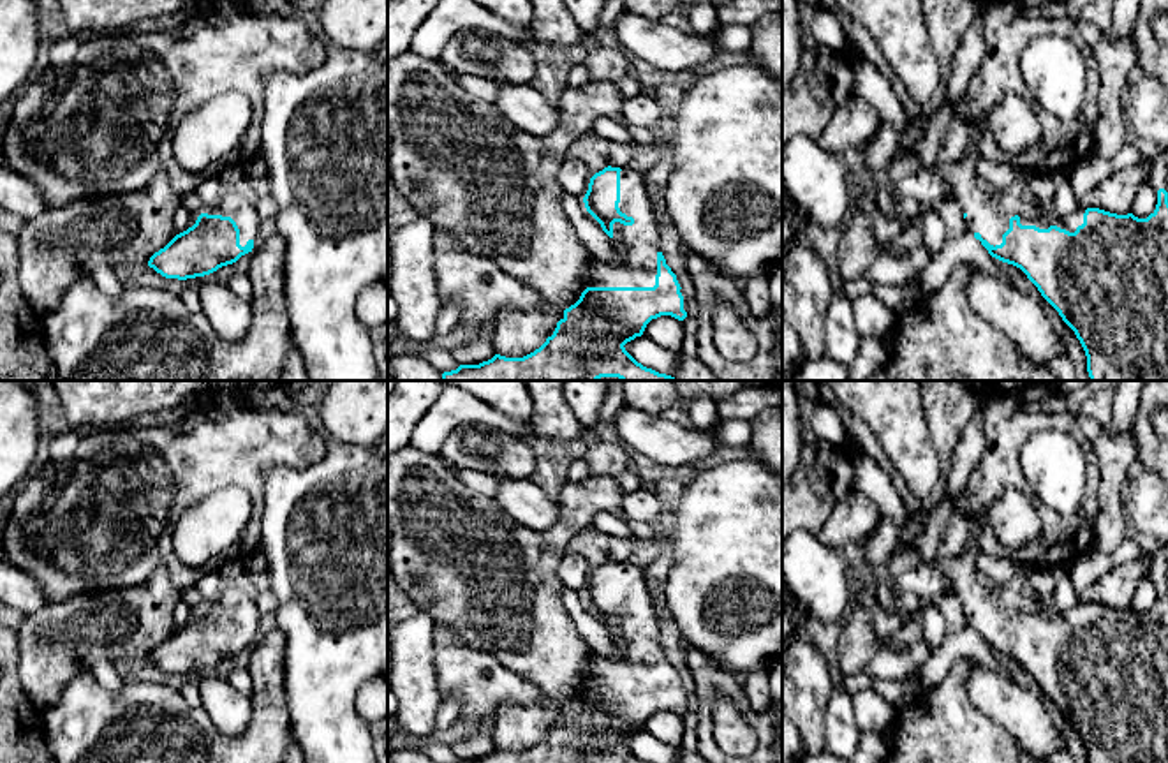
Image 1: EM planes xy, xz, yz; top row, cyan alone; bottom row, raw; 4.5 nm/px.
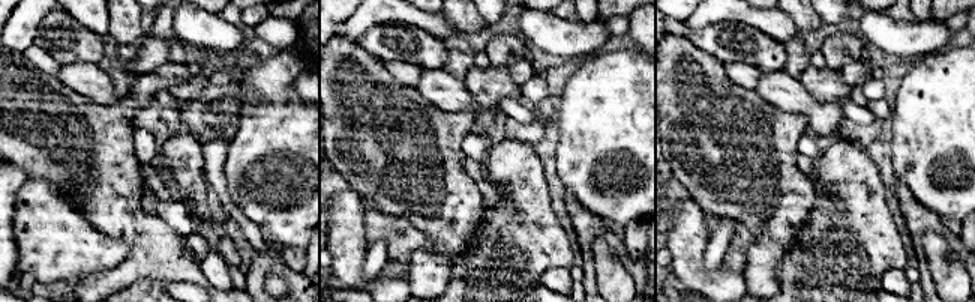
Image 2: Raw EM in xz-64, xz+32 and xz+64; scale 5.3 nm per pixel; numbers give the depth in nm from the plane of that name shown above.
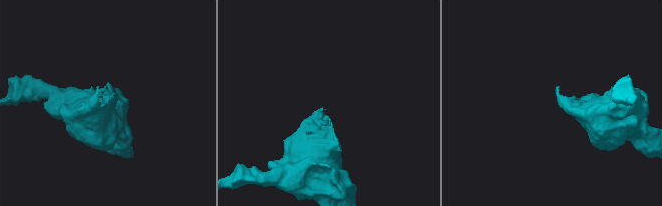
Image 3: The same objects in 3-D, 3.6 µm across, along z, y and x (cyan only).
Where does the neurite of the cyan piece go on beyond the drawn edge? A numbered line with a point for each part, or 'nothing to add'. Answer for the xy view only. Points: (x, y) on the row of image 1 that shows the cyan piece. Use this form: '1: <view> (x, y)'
1: xy (242, 208)

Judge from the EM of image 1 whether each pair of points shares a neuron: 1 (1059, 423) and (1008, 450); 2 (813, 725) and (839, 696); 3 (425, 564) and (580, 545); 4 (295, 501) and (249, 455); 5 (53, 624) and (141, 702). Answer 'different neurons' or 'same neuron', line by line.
1: same neuron
2: different neurons
3: different neurons
4: different neurons
5: different neurons

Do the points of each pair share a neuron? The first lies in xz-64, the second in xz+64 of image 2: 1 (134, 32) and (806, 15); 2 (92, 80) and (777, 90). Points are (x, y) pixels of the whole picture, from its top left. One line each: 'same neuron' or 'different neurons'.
1: same neuron
2: same neuron

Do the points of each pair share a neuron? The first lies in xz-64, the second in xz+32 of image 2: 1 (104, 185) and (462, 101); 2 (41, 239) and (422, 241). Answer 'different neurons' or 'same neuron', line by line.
1: different neurons
2: same neuron

